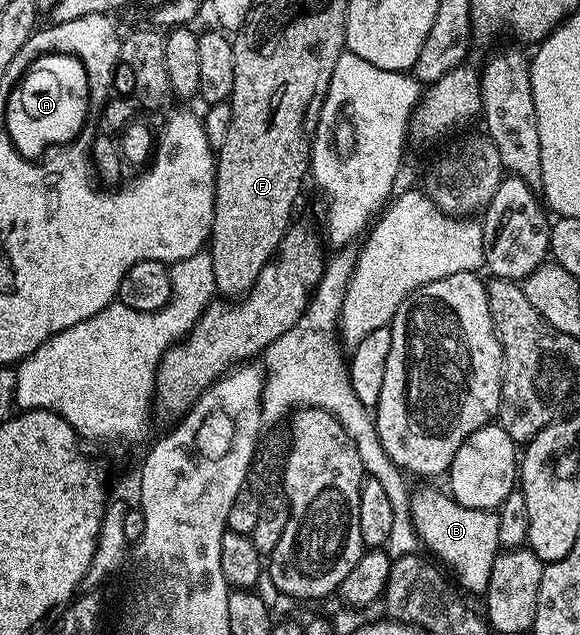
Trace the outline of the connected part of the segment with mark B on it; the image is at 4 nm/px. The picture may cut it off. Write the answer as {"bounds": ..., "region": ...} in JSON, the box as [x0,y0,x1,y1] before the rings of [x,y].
{"bounds":[409,486,499,595],"region":[[[421,486],[410,496],[409,518],[413,521],[413,530],[434,559],[442,558],[453,569],[454,576],[461,581],[462,591],[484,595],[491,564],[499,548],[499,520],[488,510],[472,510],[459,505],[444,489],[441,490]]]}

